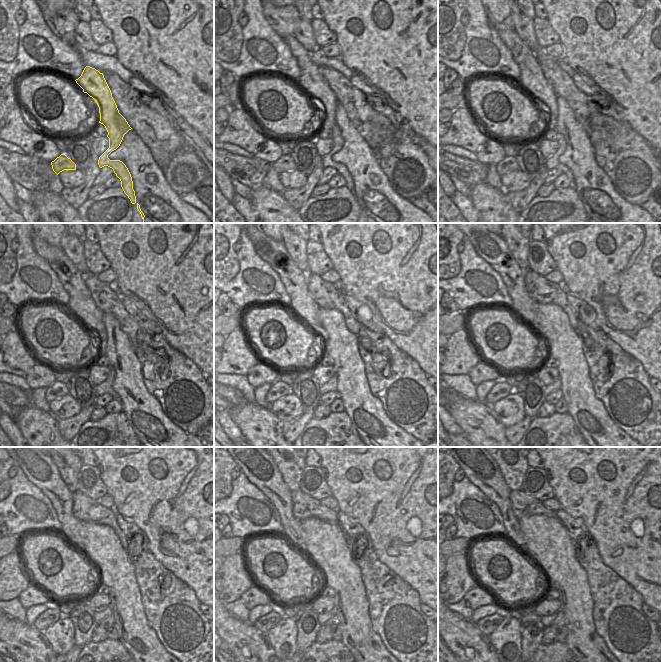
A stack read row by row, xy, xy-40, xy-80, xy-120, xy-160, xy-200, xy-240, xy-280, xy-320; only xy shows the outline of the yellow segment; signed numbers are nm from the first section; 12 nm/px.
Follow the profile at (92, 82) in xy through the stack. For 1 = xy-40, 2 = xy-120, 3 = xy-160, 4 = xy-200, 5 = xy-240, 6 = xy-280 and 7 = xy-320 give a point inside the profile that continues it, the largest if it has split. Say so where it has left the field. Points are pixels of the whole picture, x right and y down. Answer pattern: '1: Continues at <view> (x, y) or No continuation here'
1: Continues at xy-40 (311, 81)
2: Continues at xy-120 (81, 304)
3: Continues at xy-160 (274, 253)
4: Continues at xy-200 (493, 249)
5: Continues at xy-240 (38, 467)
6: Continues at xy-280 (259, 467)
7: Continues at xy-320 (479, 467).

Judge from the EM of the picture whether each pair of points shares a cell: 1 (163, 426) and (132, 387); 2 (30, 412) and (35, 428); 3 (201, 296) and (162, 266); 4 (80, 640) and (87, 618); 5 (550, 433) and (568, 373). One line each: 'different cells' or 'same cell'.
1: same cell
2: same cell
3: same cell
4: same cell
5: different cells

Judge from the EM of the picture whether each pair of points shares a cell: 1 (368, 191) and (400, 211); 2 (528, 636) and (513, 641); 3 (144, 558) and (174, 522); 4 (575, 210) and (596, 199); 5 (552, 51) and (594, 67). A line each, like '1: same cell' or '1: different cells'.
1: same cell
2: different cells
3: different cells
4: different cells
5: different cells

